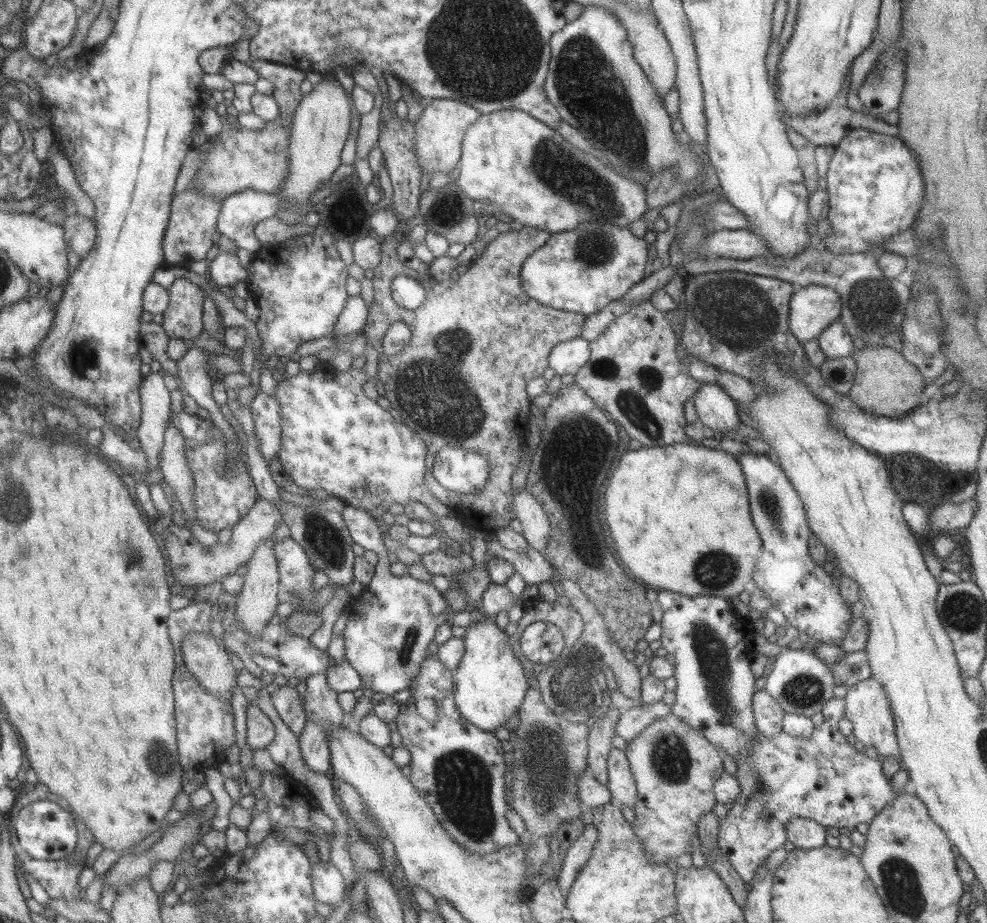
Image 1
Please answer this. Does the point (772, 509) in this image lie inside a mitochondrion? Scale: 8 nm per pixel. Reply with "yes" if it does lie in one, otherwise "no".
yes

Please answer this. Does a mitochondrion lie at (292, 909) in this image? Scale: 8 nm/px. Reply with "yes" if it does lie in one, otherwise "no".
no

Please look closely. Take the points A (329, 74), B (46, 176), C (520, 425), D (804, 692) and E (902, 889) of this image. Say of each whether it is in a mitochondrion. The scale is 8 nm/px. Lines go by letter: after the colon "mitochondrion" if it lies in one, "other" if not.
A: other
B: other
C: other
D: mitochondrion
E: mitochondrion

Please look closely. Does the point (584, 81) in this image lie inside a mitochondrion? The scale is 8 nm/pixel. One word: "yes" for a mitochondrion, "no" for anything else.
yes

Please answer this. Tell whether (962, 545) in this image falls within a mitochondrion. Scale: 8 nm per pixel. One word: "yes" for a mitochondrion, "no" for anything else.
no

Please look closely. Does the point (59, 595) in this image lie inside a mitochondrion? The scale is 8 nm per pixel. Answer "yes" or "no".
no

